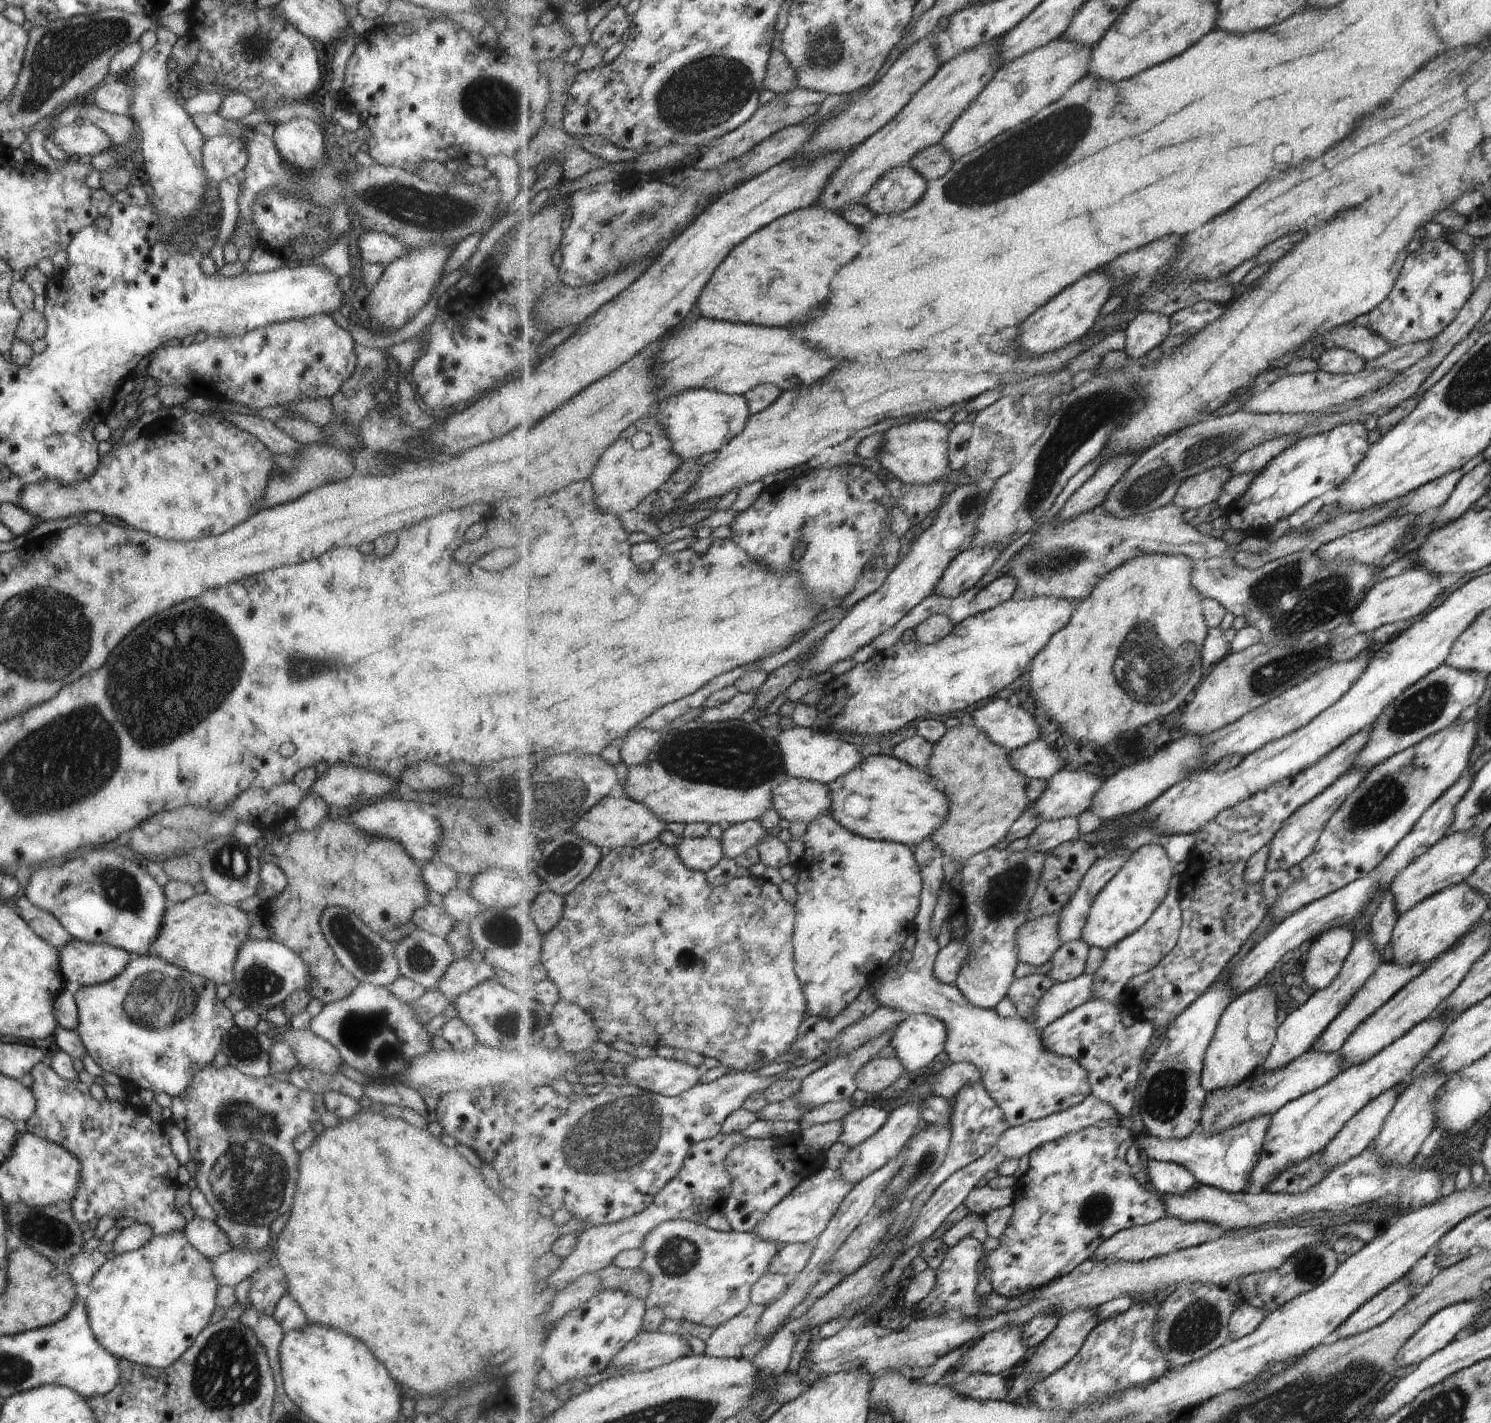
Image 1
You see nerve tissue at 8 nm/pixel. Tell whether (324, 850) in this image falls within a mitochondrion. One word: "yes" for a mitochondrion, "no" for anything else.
no

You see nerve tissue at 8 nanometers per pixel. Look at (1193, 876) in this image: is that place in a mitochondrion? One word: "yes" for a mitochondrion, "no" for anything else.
no

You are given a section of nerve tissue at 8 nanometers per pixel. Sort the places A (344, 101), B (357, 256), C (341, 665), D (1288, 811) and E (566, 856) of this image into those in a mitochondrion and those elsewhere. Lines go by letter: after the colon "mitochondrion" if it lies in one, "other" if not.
A: other
B: other
C: mitochondrion
D: other
E: mitochondrion

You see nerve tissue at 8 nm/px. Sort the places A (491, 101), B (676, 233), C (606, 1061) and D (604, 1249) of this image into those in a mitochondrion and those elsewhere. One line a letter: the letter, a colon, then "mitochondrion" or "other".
A: mitochondrion
B: other
C: other
D: other

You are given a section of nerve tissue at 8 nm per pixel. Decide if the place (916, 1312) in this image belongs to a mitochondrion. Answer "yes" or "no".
no

